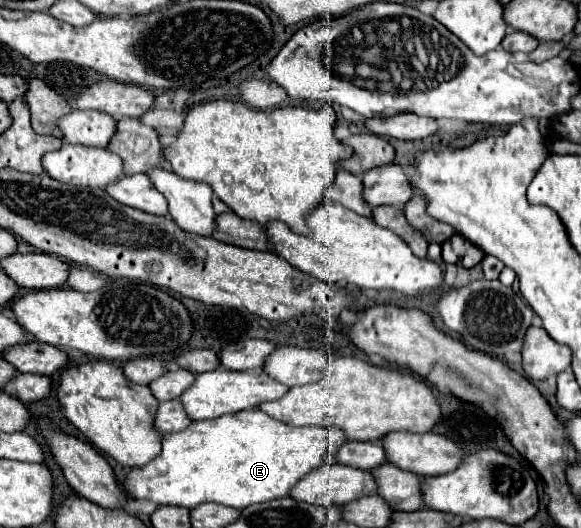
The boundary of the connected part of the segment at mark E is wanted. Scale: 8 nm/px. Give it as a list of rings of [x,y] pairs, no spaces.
[[[261,409],[239,411],[237,415],[221,415],[211,421],[191,423],[185,431],[167,433],[163,451],[151,463],[131,469],[125,479],[125,491],[133,499],[149,499],[157,505],[179,505],[193,509],[201,503],[219,503],[235,509],[245,509],[253,503],[265,503],[287,497],[291,489],[311,471],[315,471],[327,455],[347,443],[347,437],[337,427],[291,427],[281,423]]]

